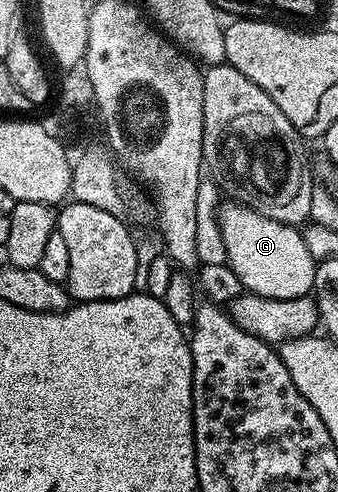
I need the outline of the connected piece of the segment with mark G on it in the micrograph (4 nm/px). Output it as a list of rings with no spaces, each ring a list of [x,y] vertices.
[[[226,202],[218,212],[218,232],[222,235],[225,263],[235,272],[247,293],[268,299],[294,299],[314,287],[316,259],[305,245],[297,227],[261,216],[243,204]]]

